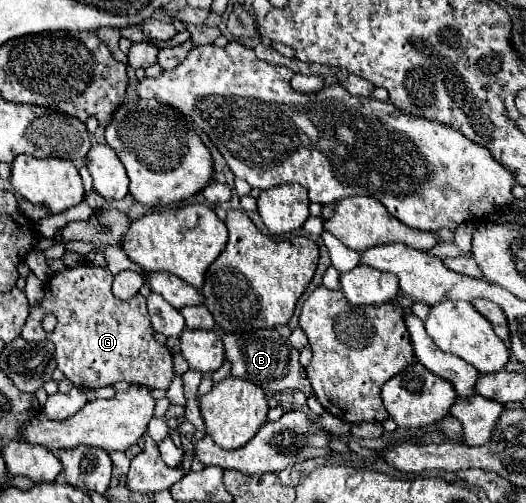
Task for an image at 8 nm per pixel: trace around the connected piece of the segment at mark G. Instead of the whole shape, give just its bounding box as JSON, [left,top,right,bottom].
[21,264,175,390]

